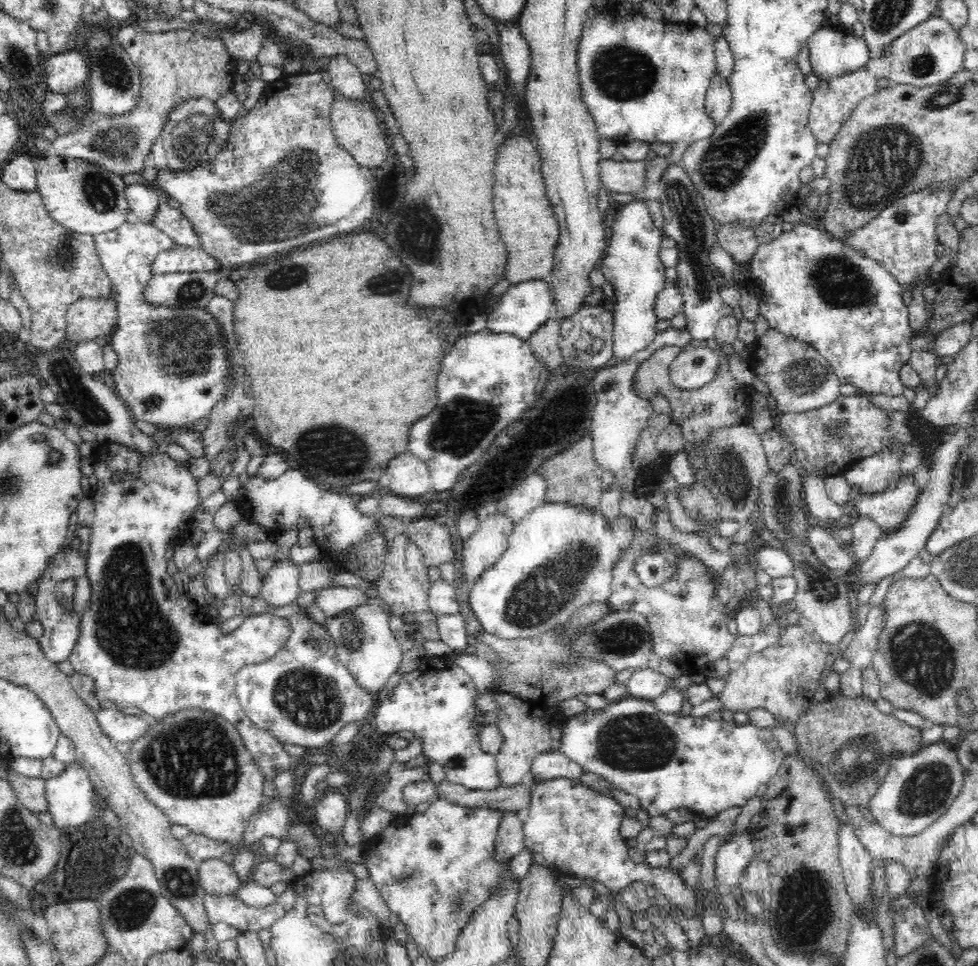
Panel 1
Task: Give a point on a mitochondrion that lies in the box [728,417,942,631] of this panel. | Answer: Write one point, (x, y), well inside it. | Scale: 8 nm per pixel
(781, 488)

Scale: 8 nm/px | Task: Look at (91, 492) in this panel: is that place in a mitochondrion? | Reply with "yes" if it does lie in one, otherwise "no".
no

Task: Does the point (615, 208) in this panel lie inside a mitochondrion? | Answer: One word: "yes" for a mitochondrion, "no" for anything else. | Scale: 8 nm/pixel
no

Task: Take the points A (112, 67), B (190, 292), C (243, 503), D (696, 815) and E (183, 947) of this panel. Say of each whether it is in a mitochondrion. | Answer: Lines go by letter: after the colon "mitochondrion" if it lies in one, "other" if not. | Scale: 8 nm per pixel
A: mitochondrion
B: mitochondrion
C: other
D: other
E: other

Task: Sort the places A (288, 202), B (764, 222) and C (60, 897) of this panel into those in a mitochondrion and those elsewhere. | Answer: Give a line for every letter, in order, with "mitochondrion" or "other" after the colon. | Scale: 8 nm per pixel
A: mitochondrion
B: other
C: other

